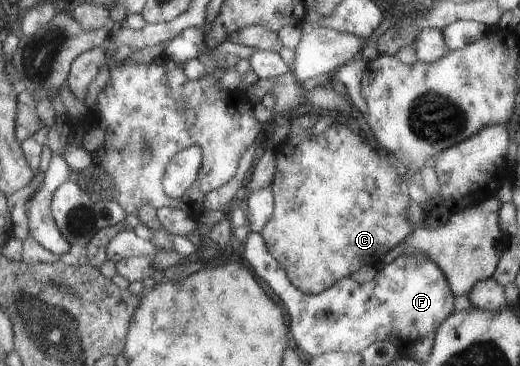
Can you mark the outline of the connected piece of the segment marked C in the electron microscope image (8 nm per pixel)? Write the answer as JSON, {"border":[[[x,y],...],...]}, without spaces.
{"border":[[[299,116],[292,120],[293,133],[275,147],[278,165],[271,185],[275,195],[274,213],[260,235],[293,285],[305,294],[317,294],[362,266],[378,268],[385,253],[403,244],[414,229],[408,219],[410,197],[405,191],[405,181],[389,161],[365,147],[345,125],[333,121],[319,136],[311,136],[310,130],[303,129]]]}

